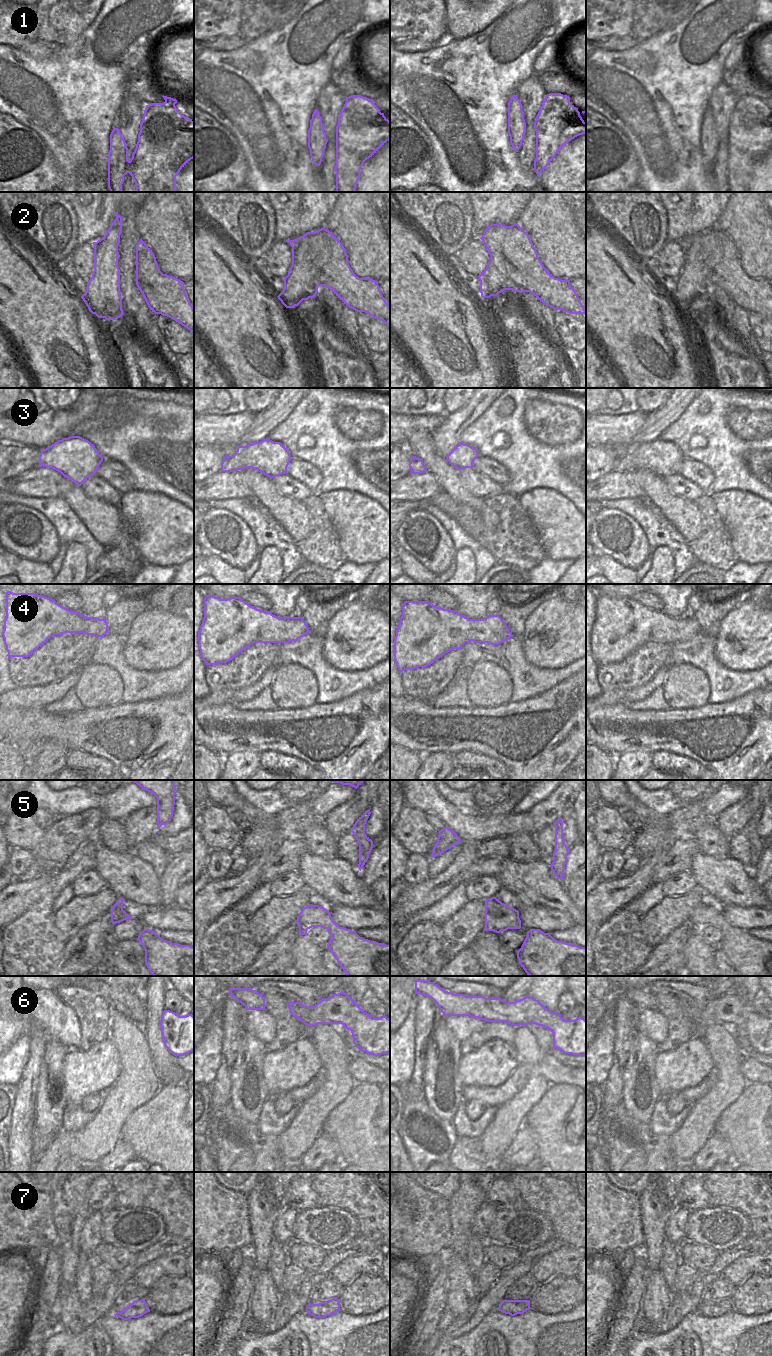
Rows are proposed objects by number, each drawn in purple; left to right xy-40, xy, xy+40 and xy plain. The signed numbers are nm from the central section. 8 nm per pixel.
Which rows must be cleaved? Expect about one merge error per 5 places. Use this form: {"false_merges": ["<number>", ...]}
{"false_merges": ["1", "2"]}

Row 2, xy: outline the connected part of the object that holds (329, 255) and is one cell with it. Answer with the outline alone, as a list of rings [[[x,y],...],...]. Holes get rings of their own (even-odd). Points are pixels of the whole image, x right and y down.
[[[321,228],[285,242],[310,245],[310,253],[318,269],[318,286],[329,288],[349,308],[365,312],[390,326],[390,306],[378,282],[371,278],[359,278],[352,271],[346,249],[332,232]]]

